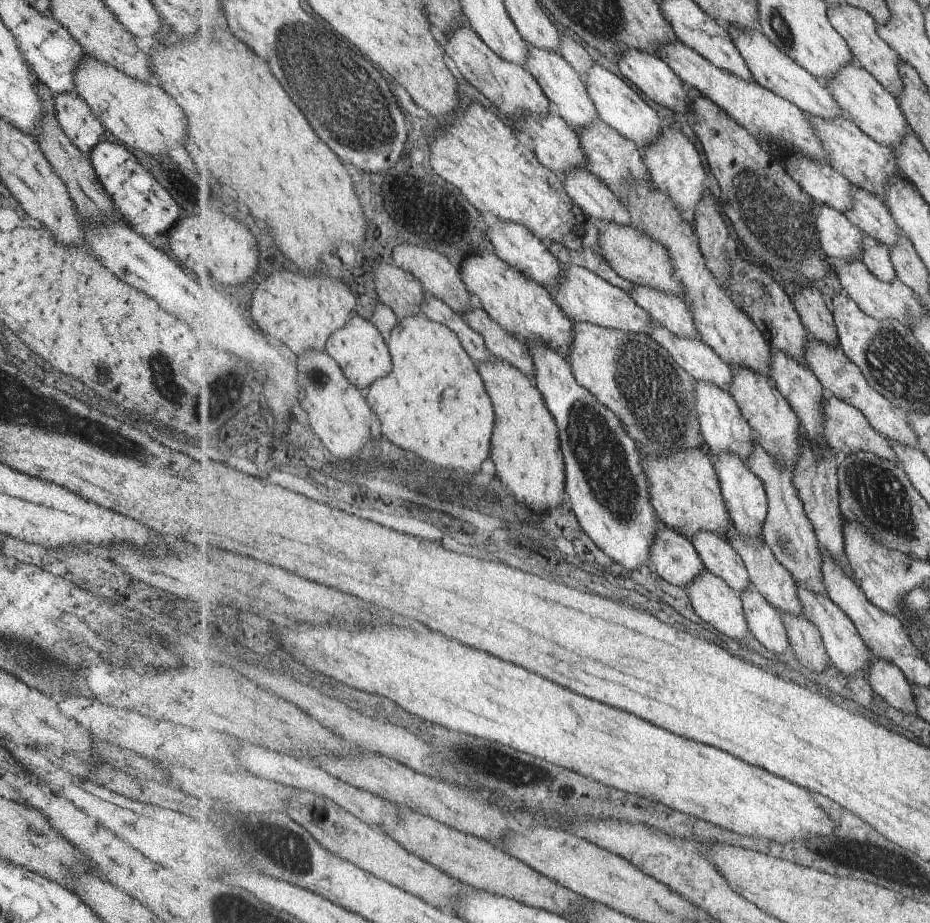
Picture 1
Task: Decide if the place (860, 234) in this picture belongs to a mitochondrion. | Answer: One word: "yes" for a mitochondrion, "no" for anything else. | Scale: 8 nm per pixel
no

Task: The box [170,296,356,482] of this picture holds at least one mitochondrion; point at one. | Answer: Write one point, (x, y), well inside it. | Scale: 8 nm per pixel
(225, 380)

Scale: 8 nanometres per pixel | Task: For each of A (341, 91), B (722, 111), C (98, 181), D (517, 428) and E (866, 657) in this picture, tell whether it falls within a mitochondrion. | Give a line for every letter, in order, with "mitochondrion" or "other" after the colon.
A: mitochondrion
B: other
C: other
D: other
E: other

